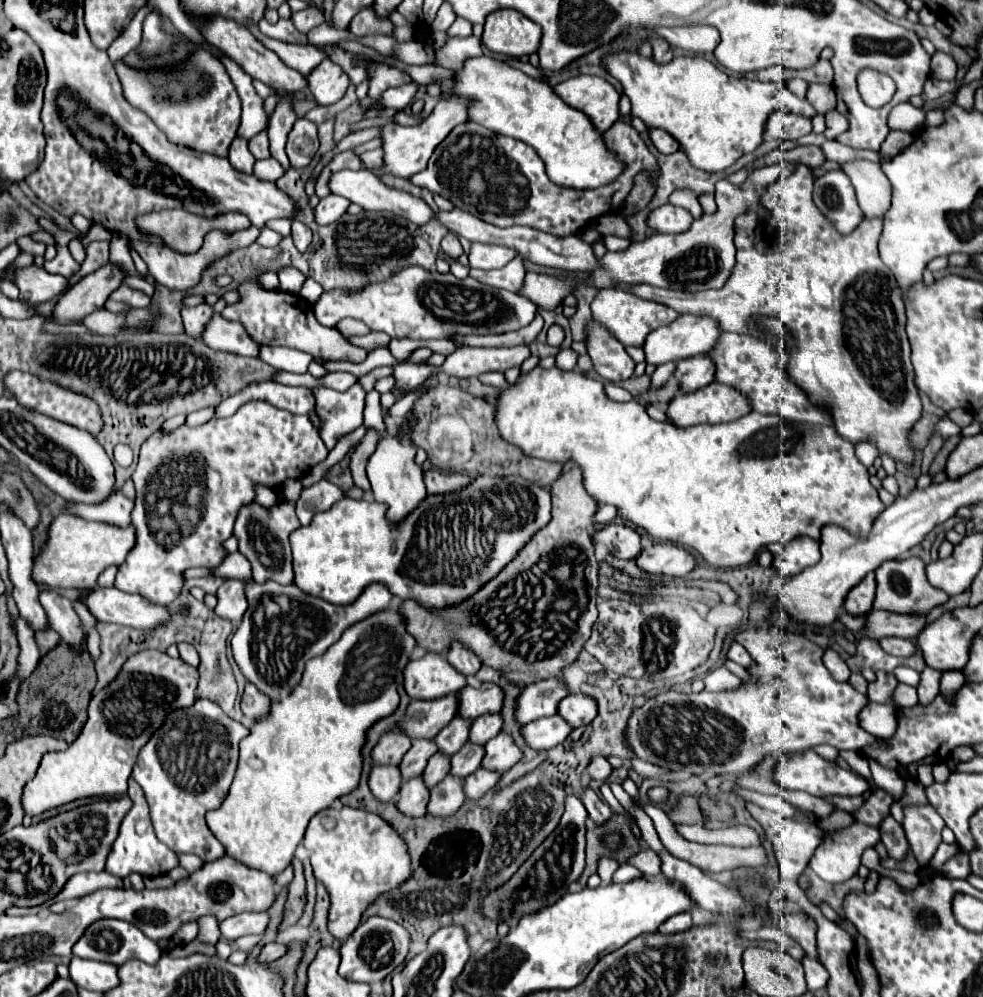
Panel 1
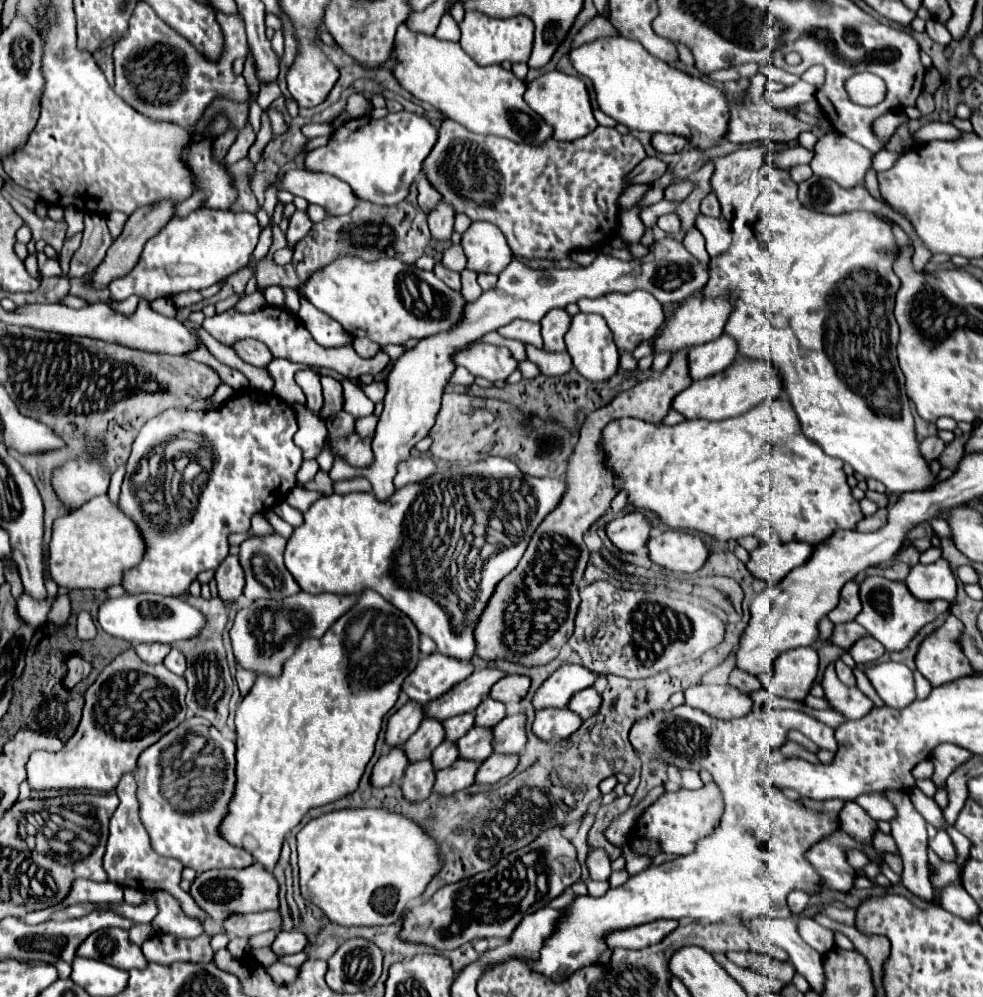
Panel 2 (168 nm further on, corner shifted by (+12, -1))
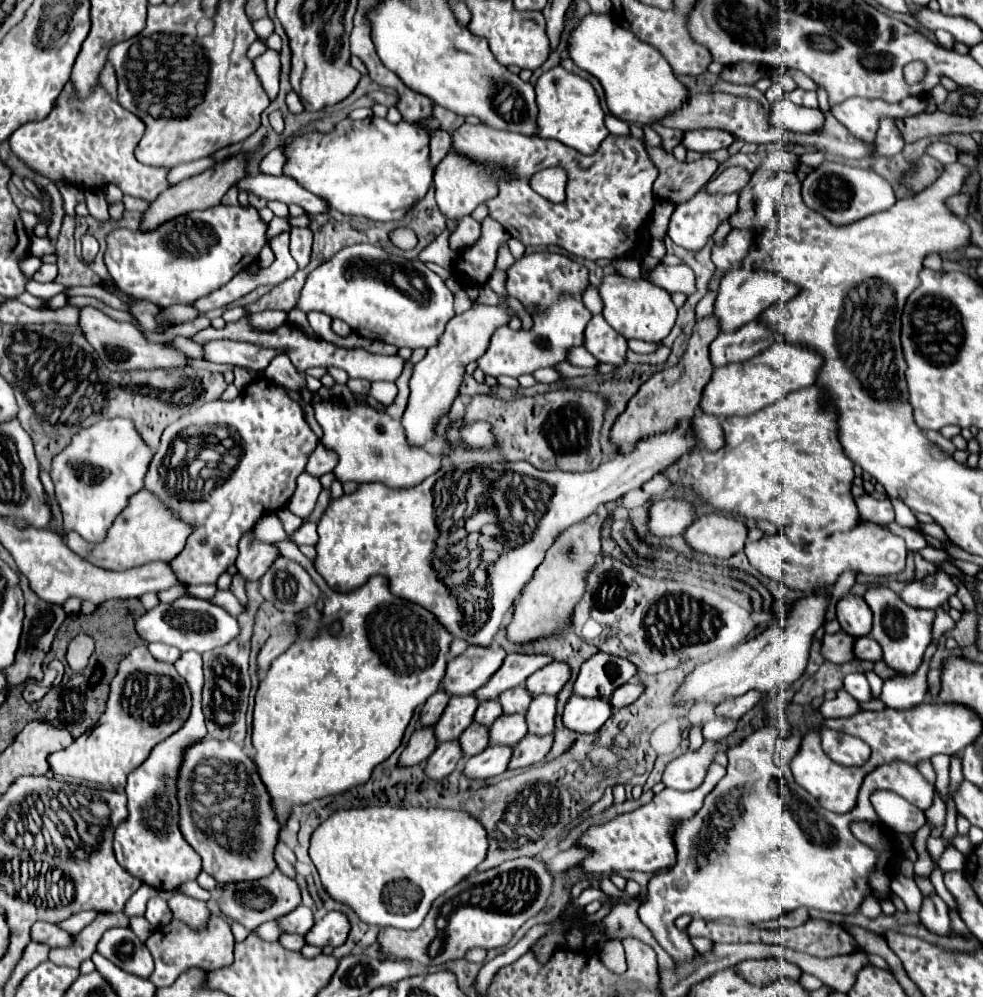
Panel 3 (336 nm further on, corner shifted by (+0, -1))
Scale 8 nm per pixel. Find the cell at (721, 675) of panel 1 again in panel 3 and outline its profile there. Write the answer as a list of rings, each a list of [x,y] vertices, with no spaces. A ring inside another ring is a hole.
[[[714,717],[712,721],[708,721],[702,727],[702,737],[704,737],[704,741],[716,741],[716,739],[722,739],[722,737],[730,735],[734,731],[734,727],[736,727],[736,721],[732,721],[732,719],[722,721],[722,719]]]

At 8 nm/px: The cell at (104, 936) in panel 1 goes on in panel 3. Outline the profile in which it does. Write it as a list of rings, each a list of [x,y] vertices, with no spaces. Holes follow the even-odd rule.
[[[130,927],[108,929],[98,943],[98,951],[126,973],[144,979],[152,975],[154,969],[152,955],[148,947],[132,933]]]

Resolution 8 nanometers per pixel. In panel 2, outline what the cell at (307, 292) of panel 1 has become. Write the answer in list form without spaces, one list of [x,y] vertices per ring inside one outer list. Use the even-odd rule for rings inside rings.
[[[300,295],[300,311],[298,311],[298,317],[300,317],[300,321],[304,321],[304,325],[312,333],[312,337],[320,345],[324,345],[324,347],[340,347],[344,343],[352,343],[352,337],[344,331],[342,325],[338,325],[338,321],[334,321],[332,317],[326,317],[324,313],[320,313],[302,295]]]

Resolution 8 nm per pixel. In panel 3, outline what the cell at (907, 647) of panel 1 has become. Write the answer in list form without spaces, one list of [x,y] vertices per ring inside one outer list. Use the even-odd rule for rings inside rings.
[[[860,637],[854,641],[854,659],[860,659],[860,661],[880,661],[882,659],[882,649],[880,645],[870,637]]]

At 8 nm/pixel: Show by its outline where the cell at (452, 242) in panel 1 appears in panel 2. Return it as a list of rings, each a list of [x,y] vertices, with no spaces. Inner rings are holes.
[[[440,201],[438,207],[428,215],[428,225],[430,225],[430,231],[432,231],[432,237],[436,241],[450,241],[454,229],[454,211],[448,203]]]

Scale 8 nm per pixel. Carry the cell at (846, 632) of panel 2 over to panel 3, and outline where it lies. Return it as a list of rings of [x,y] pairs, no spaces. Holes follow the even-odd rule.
[[[838,631],[834,635],[824,635],[822,639],[822,657],[830,663],[836,663],[836,665],[842,665],[842,663],[848,663],[852,661],[852,643],[854,643],[854,637],[850,637],[848,633],[844,631]]]

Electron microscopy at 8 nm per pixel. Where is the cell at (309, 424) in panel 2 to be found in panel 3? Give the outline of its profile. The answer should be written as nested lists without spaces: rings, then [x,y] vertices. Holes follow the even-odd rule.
[[[318,445],[308,457],[306,473],[310,473],[312,477],[322,477],[324,473],[330,473],[334,467],[336,467],[336,453],[324,449],[324,445]]]

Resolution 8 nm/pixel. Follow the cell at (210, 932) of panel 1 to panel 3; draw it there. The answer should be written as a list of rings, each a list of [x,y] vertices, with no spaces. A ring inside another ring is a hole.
[[[186,651],[174,663],[180,677],[190,687],[192,693],[192,711],[186,723],[168,739],[158,743],[150,757],[128,775],[126,797],[128,797],[128,817],[118,825],[114,833],[114,855],[116,861],[134,877],[142,879],[146,885],[162,891],[174,891],[180,883],[188,879],[196,879],[202,871],[200,855],[184,841],[180,833],[180,807],[178,807],[178,773],[184,759],[184,749],[192,747],[192,743],[200,743],[206,737],[206,725],[202,715],[202,687],[204,687],[204,673],[202,673],[202,657],[194,651]]]

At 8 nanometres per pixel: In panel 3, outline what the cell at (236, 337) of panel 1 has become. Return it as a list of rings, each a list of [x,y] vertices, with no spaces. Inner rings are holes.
[[[278,355],[268,365],[264,377],[278,383],[278,385],[282,385],[282,387],[286,387],[286,389],[290,389],[290,391],[294,391],[294,393],[298,393],[298,395],[306,389],[304,375],[294,369],[294,365],[290,363],[290,359],[286,355]]]

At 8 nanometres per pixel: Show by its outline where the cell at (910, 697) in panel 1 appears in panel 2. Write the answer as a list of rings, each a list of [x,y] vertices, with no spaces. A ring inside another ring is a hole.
[[[830,663],[826,667],[822,685],[824,685],[826,699],[832,703],[832,707],[836,711],[844,713],[848,719],[860,719],[874,707],[874,703],[860,689],[844,687],[840,683],[840,679],[836,677],[836,671],[834,671],[834,663]]]

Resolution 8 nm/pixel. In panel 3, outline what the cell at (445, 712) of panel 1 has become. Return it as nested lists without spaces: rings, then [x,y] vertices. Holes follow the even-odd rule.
[[[510,653],[506,655],[502,667],[492,675],[492,679],[478,689],[474,695],[480,701],[488,701],[488,699],[496,699],[502,691],[512,689],[522,685],[534,671],[542,669],[544,665],[552,663],[554,657],[552,655],[544,655],[544,653]]]

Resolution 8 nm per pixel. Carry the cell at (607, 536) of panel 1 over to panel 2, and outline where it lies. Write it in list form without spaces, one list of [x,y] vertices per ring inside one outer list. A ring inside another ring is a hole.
[[[630,513],[618,519],[612,519],[606,527],[608,539],[622,551],[622,553],[638,553],[648,541],[650,525],[642,513]]]

